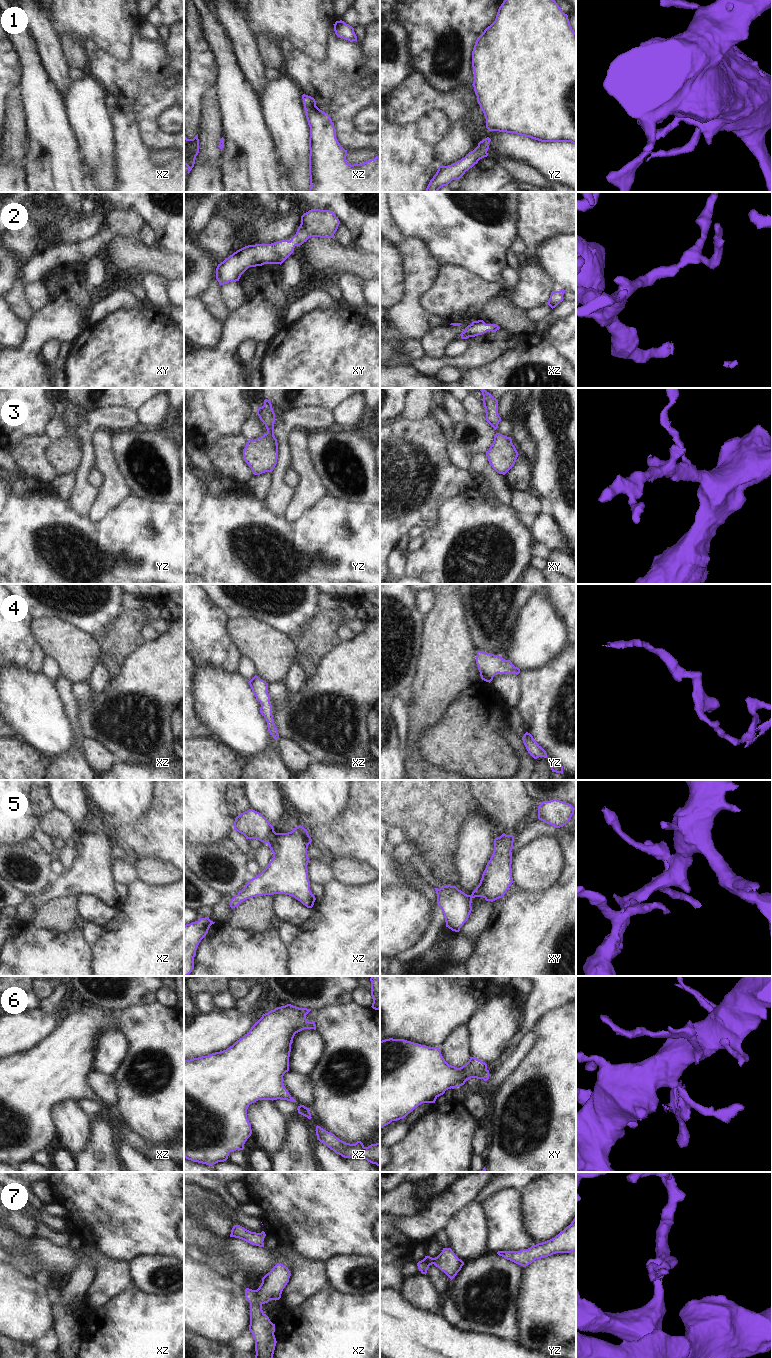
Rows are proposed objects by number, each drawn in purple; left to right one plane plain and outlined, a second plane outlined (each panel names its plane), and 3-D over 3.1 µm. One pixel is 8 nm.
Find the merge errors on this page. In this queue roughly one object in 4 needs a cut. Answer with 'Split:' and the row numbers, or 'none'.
Split: 5

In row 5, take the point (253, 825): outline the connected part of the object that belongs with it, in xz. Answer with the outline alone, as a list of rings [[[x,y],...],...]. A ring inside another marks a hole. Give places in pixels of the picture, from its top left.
[[[249,809],[235,818],[234,829],[243,834],[246,839],[258,839],[263,843],[269,843],[275,833],[269,821],[253,809]]]

